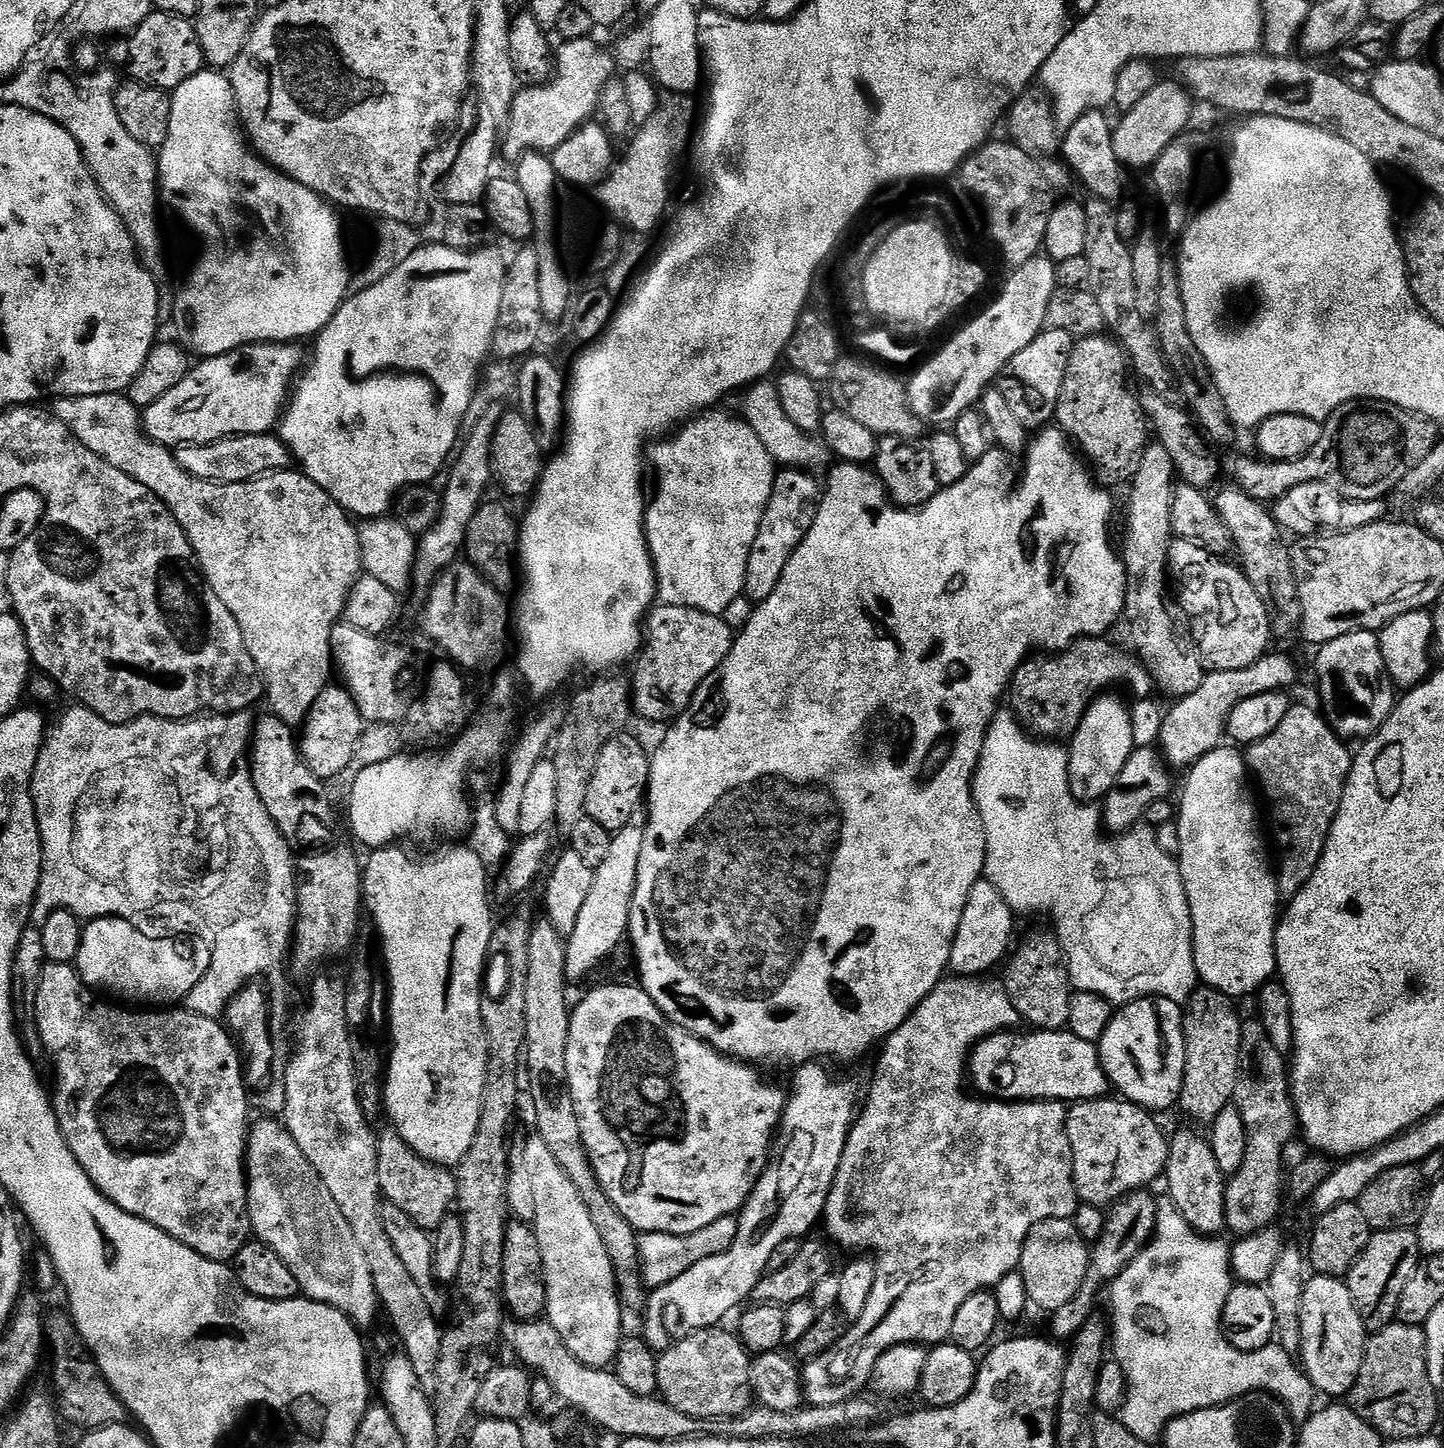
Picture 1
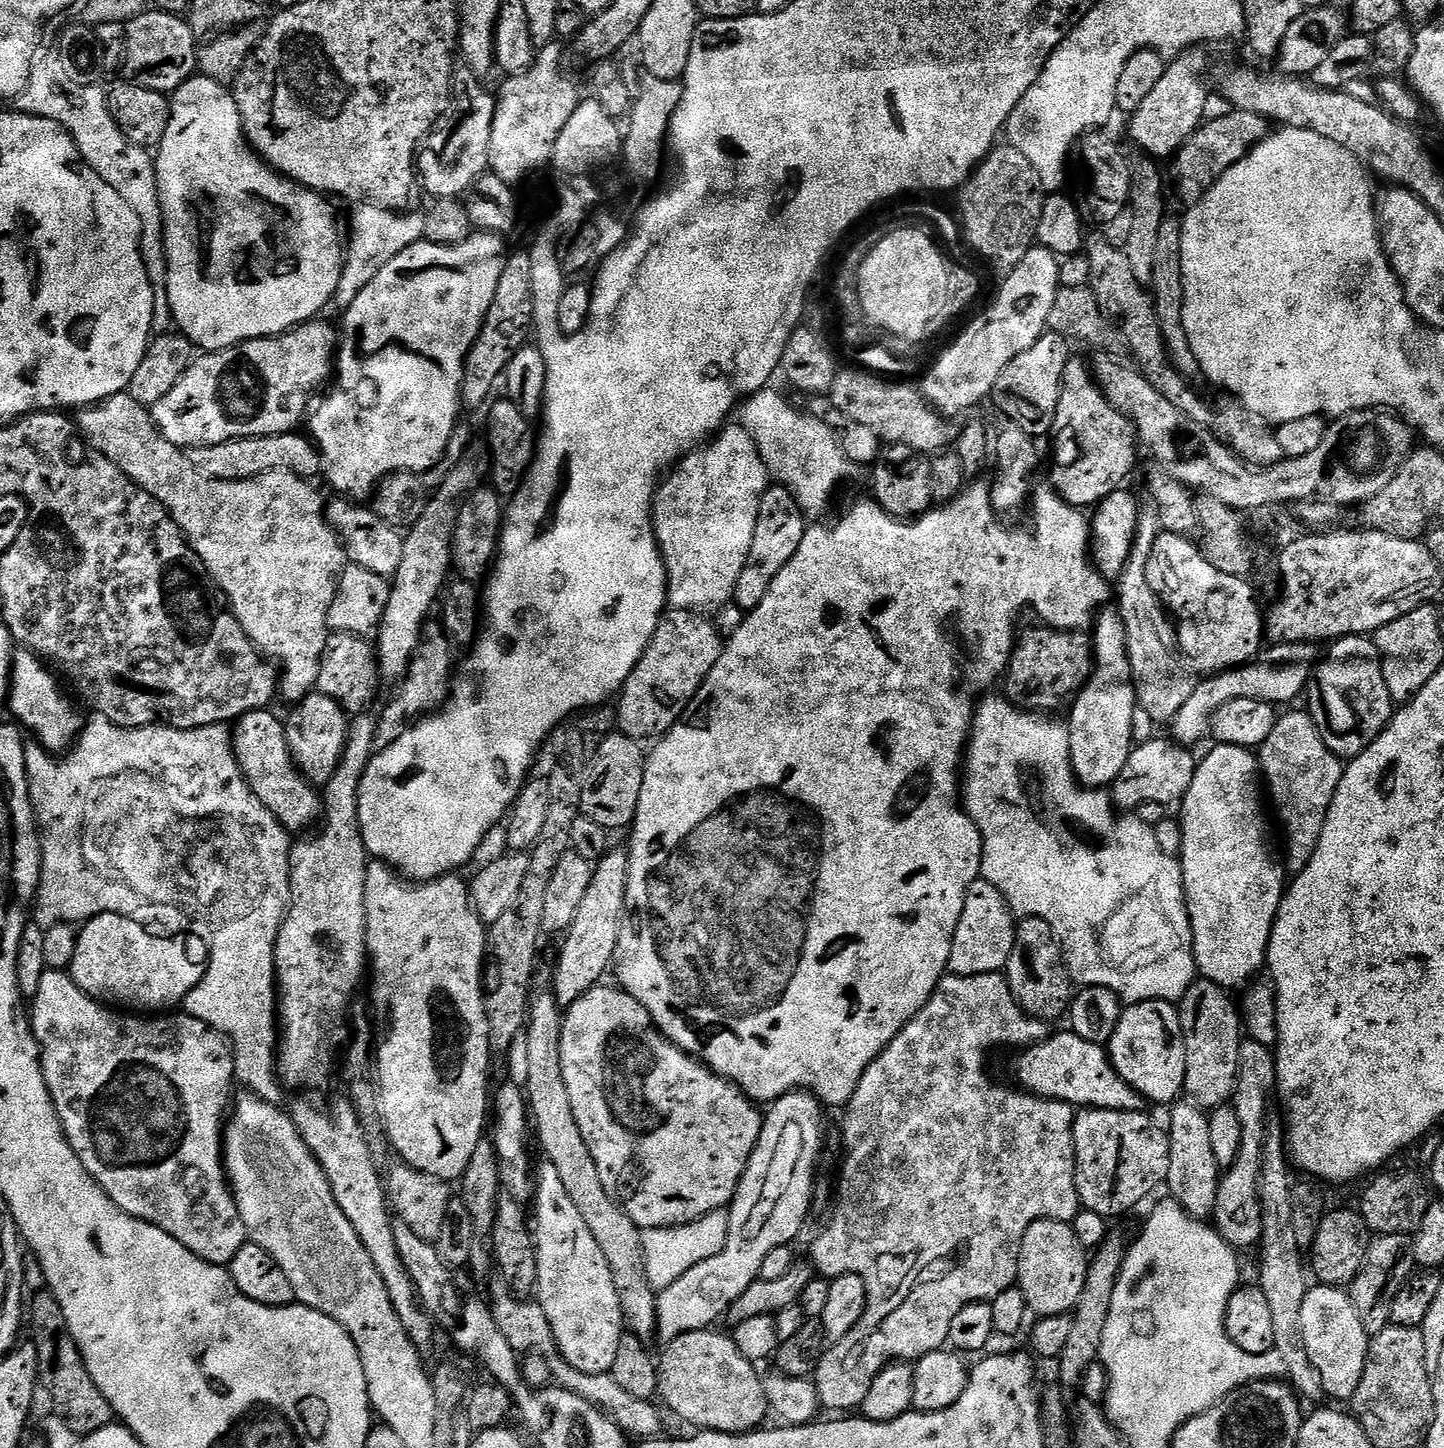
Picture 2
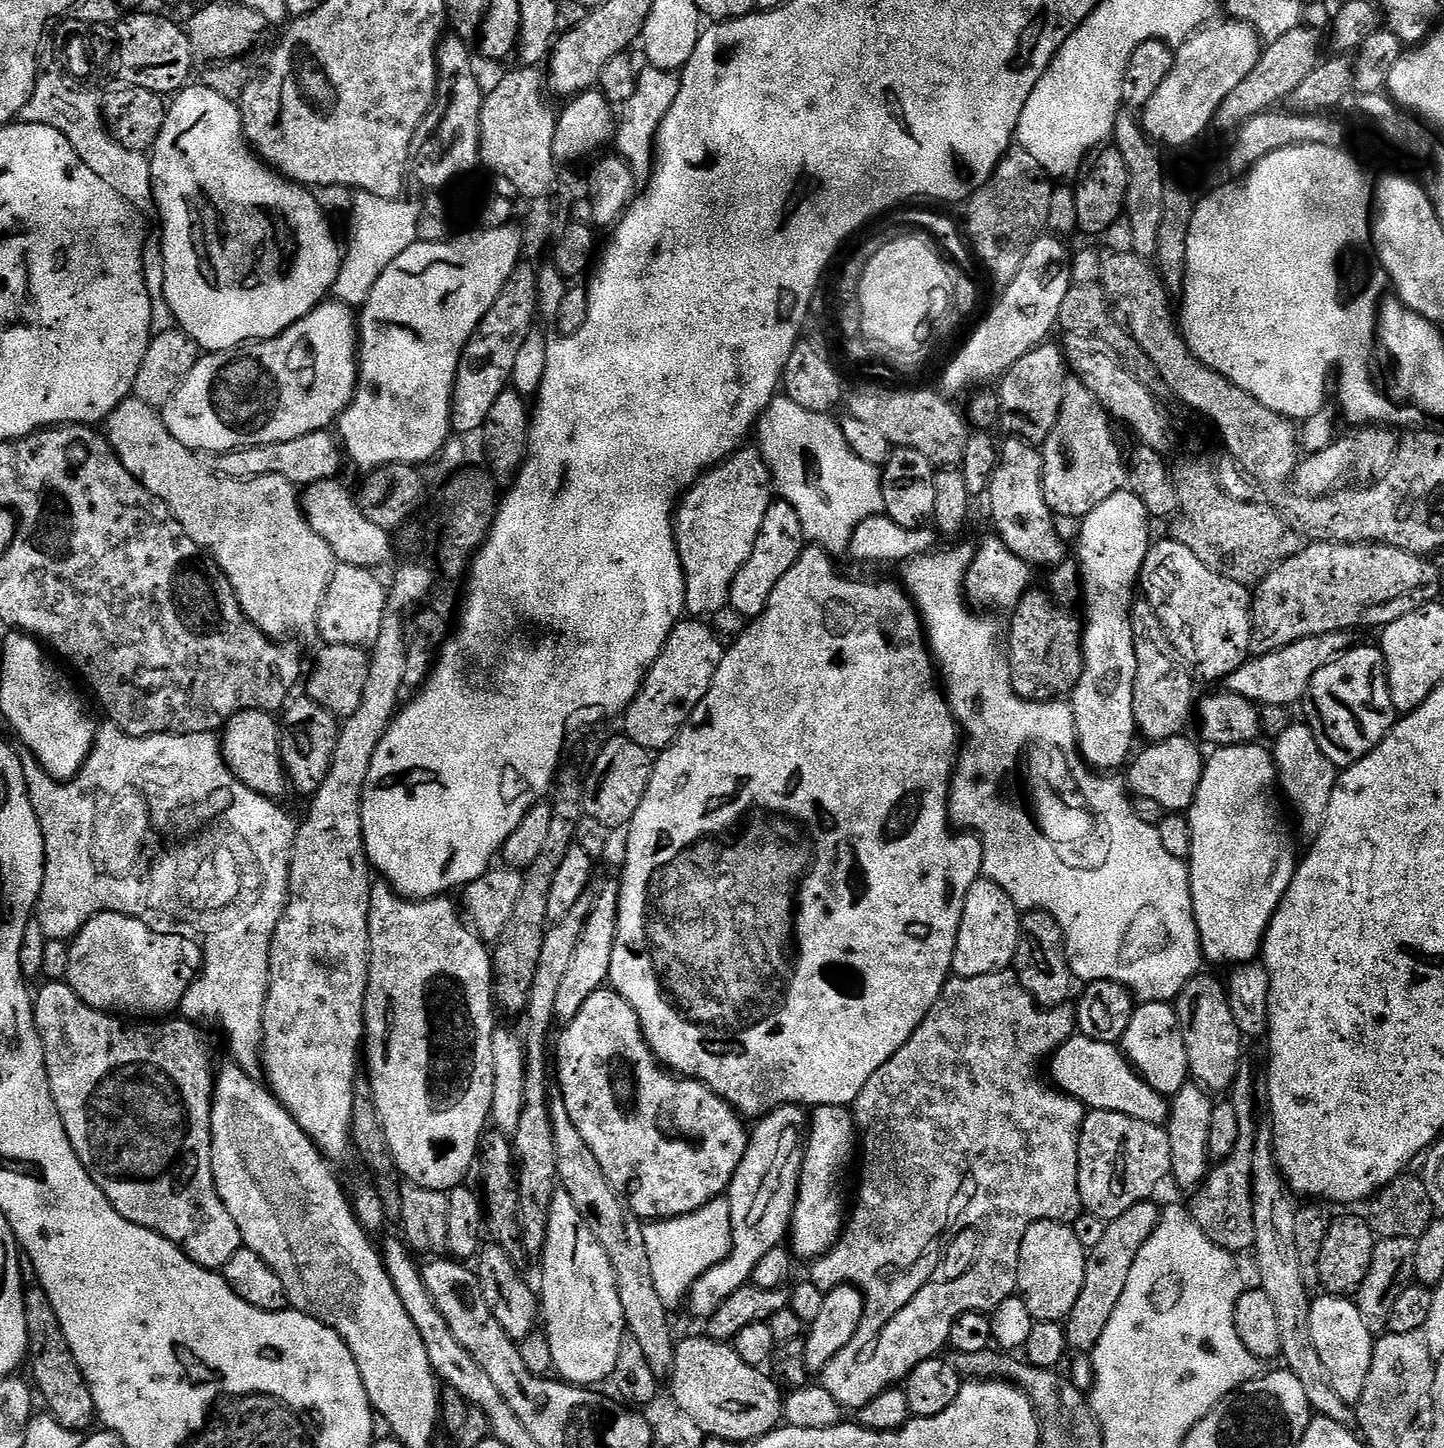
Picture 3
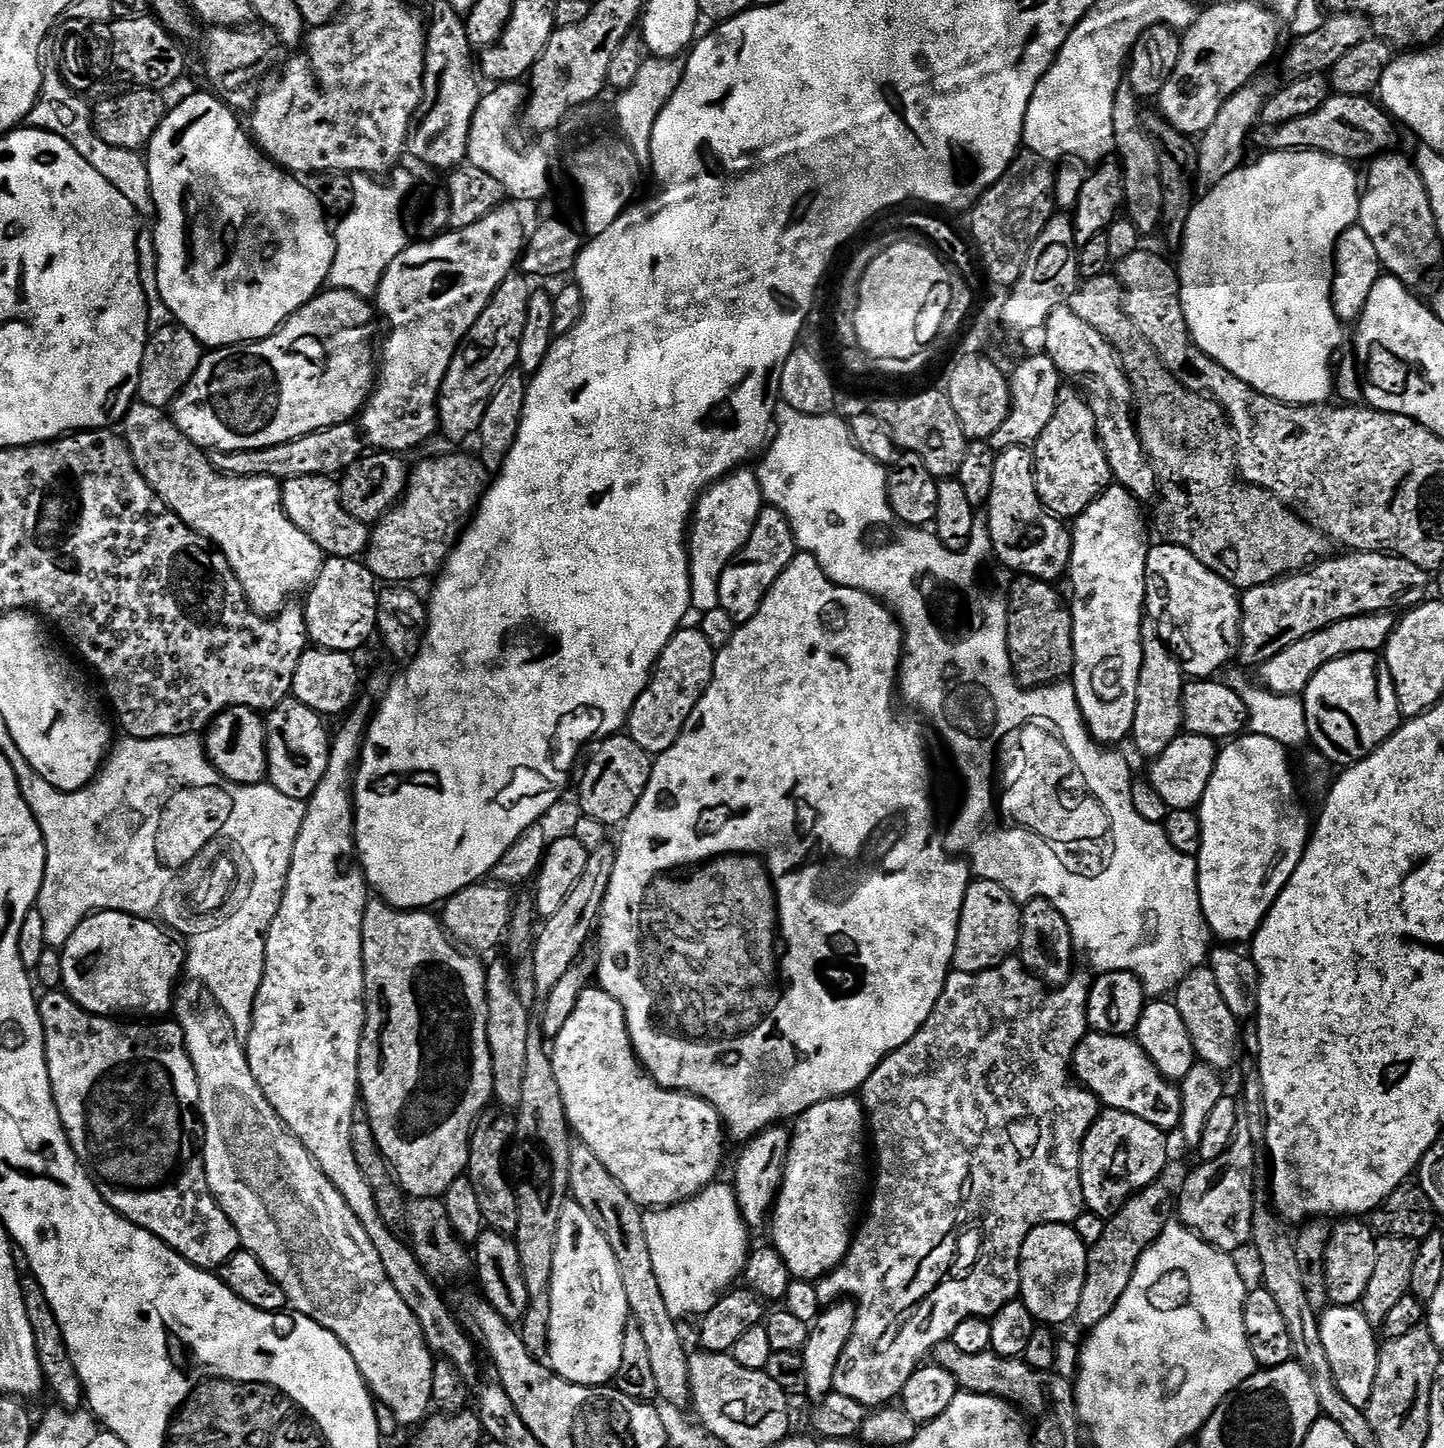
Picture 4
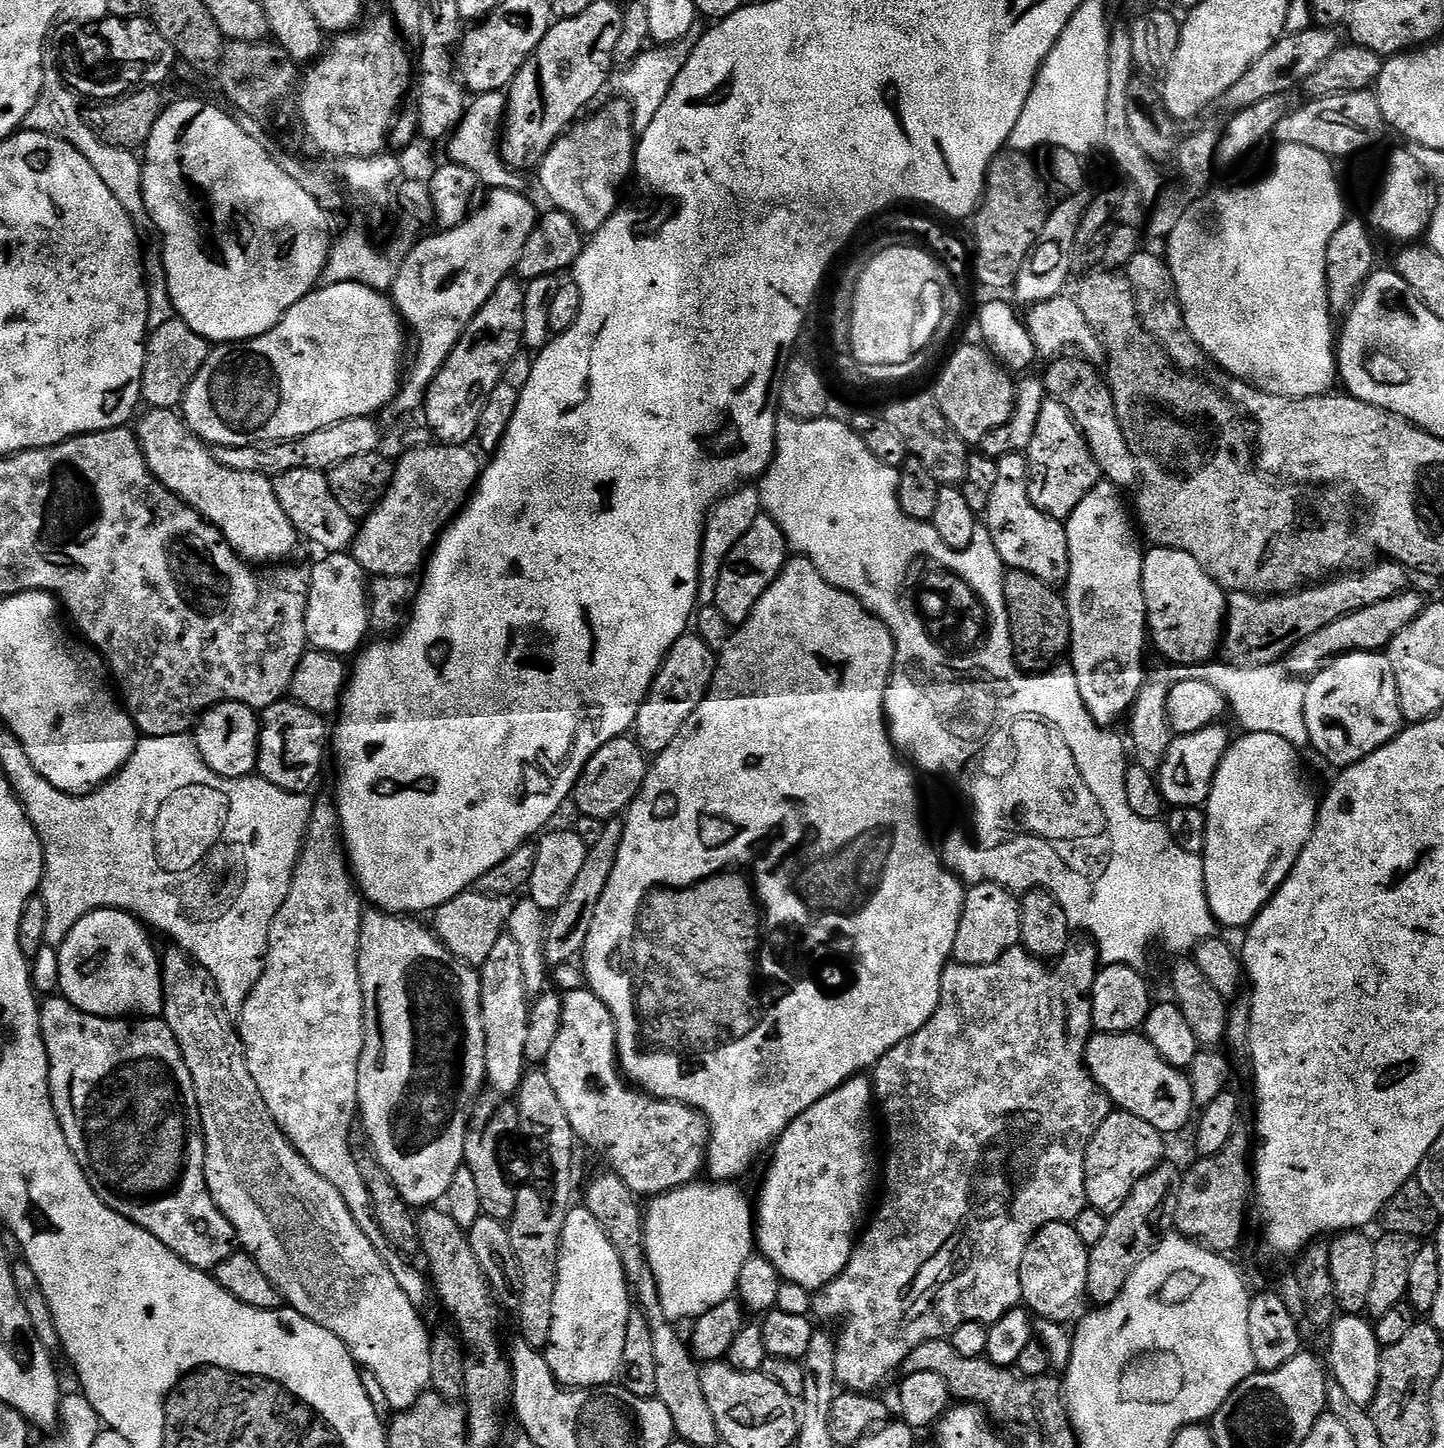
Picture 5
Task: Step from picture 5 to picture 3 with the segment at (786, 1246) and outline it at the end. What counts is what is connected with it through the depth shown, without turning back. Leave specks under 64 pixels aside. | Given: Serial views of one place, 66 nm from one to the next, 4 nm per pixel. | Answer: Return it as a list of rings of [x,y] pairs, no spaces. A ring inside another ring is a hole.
[[[813,1107],[806,1128],[804,1160],[800,1163],[790,1213],[790,1248],[797,1257],[805,1256],[805,1261],[811,1262],[818,1256],[825,1256],[844,1231],[846,1208],[844,1212],[843,1176],[844,1171],[851,1166],[855,1152],[857,1155],[858,1125],[853,1113],[847,1107]]]

